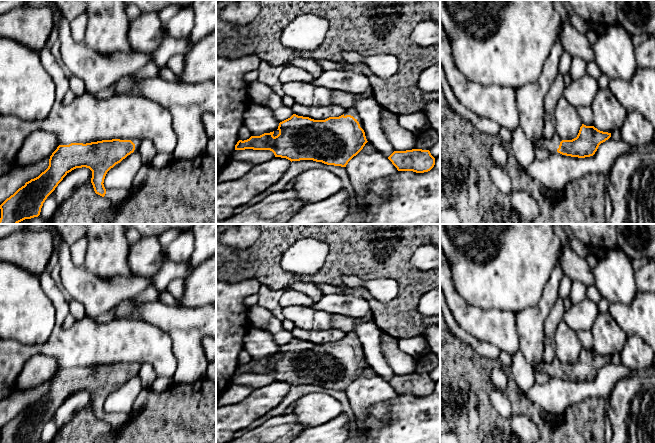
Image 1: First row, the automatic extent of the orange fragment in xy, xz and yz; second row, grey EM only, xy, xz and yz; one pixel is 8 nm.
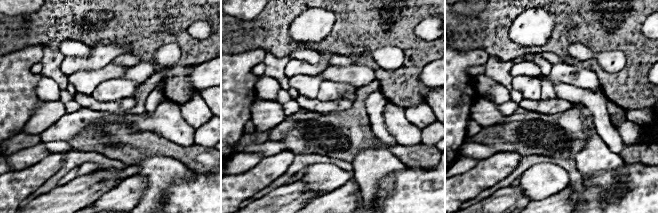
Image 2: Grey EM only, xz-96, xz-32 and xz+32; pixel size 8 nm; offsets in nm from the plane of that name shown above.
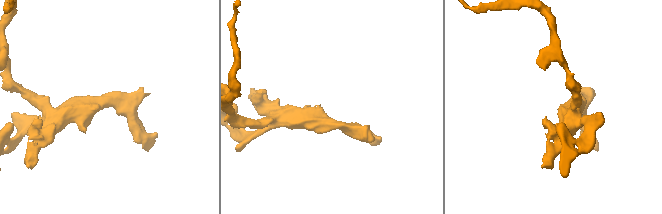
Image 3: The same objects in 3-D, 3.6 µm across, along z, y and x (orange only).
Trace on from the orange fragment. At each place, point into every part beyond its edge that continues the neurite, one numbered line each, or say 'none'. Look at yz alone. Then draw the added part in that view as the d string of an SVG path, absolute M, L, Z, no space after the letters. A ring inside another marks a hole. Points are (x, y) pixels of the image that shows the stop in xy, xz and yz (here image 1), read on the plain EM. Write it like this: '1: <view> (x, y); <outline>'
1: yz (552, 369); M556 357L551 363L546 363L544 361L539 362L535 367L535 372L546 372L551 378L558 377L560 366L563 363Z

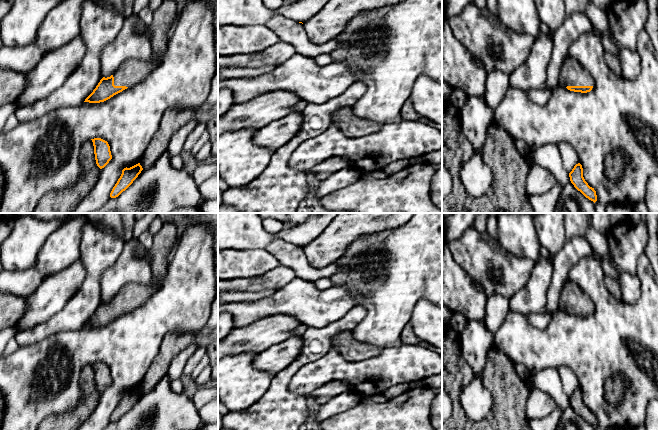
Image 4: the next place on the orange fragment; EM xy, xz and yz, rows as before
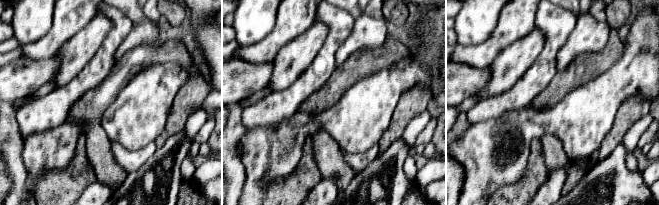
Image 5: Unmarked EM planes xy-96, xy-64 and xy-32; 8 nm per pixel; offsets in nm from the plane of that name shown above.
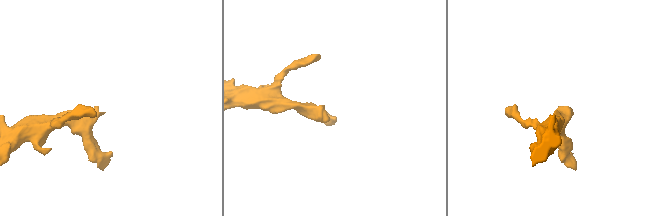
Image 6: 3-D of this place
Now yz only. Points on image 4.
1: yz (572, 297); M570 279L561 292L558 309L567 310L594 310L590 298L583 290Z

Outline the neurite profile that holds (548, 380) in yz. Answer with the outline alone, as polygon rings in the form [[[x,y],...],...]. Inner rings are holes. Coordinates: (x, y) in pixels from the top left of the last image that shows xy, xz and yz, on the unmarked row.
[[[546,368],[528,374],[529,382],[536,388],[547,392],[564,412],[570,405],[569,396],[564,392],[559,372],[555,368]]]

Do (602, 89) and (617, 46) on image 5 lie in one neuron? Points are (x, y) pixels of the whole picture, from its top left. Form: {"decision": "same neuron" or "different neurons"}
{"decision": "different neurons"}

